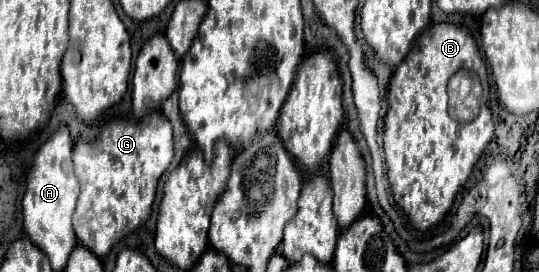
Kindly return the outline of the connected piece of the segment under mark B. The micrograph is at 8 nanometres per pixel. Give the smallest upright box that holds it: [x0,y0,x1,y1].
[382,24,494,230]

